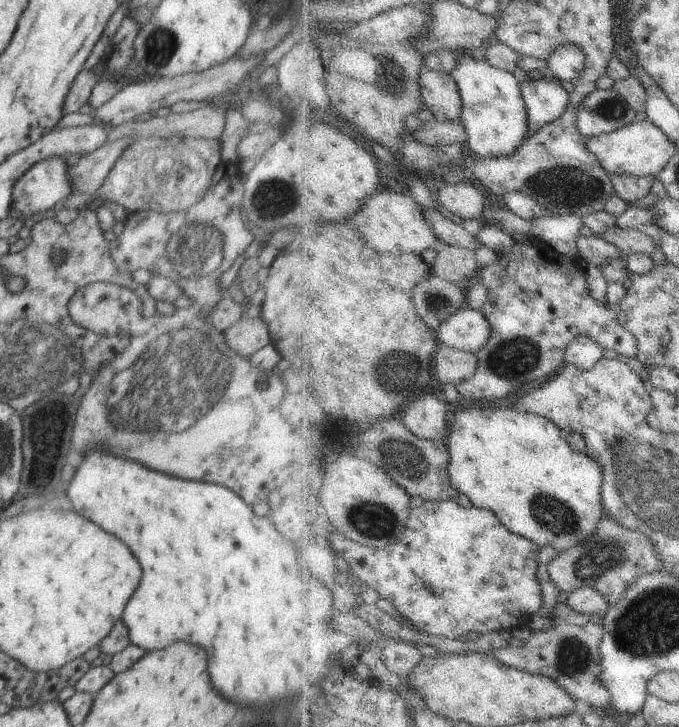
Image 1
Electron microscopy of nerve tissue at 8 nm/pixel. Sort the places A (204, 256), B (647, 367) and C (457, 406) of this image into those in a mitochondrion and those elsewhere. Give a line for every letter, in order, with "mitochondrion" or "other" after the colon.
A: mitochondrion
B: other
C: other

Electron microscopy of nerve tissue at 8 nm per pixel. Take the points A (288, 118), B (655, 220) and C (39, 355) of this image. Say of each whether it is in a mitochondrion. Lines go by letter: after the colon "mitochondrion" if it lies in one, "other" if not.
A: other
B: other
C: mitochondrion

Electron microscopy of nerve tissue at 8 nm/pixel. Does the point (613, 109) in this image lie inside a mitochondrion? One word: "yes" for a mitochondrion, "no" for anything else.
yes

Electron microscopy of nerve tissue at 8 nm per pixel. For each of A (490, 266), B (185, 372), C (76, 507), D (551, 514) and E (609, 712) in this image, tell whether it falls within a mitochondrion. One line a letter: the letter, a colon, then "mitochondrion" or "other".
A: other
B: mitochondrion
C: other
D: mitochondrion
E: other

